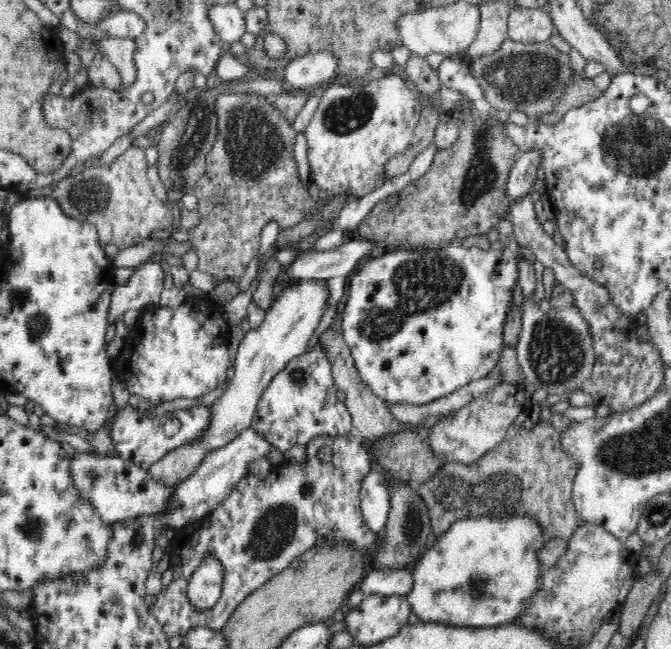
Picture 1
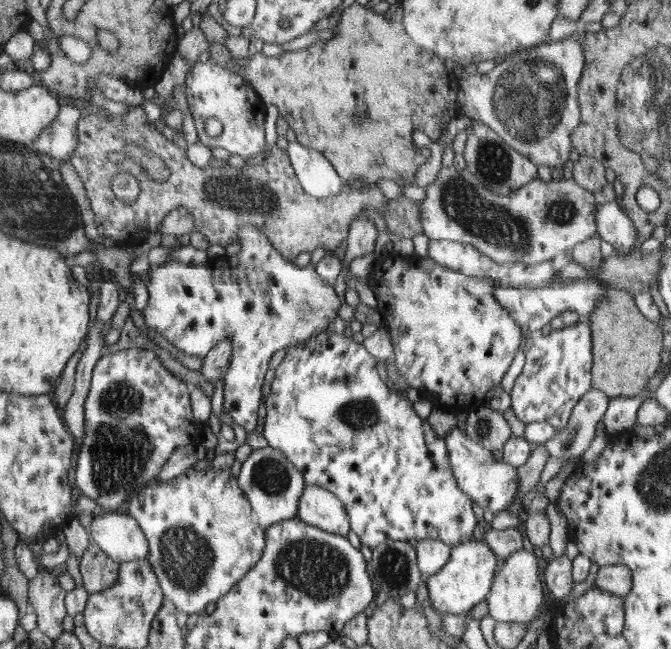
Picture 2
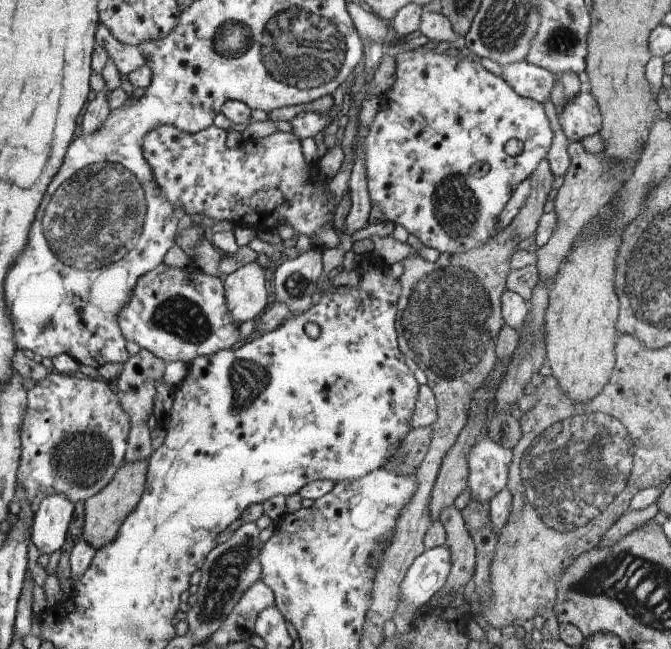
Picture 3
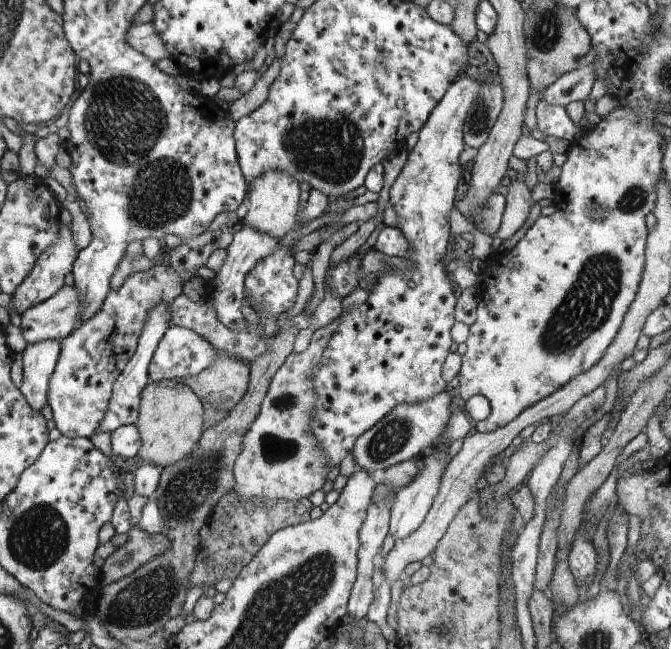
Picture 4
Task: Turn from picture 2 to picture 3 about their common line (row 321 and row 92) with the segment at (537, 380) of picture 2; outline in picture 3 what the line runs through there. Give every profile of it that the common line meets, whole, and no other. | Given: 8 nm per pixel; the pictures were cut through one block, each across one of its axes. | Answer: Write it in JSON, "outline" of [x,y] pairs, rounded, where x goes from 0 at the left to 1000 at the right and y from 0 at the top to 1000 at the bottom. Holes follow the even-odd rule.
{"outline":[[[873,134],[832,174],[832,186],[849,219],[893,206],[900,191],[894,163]]]}

